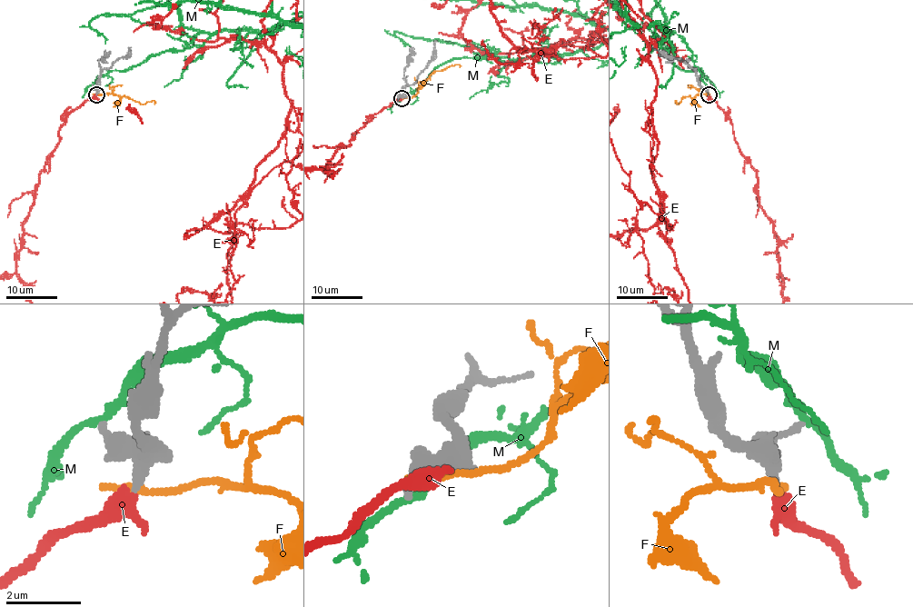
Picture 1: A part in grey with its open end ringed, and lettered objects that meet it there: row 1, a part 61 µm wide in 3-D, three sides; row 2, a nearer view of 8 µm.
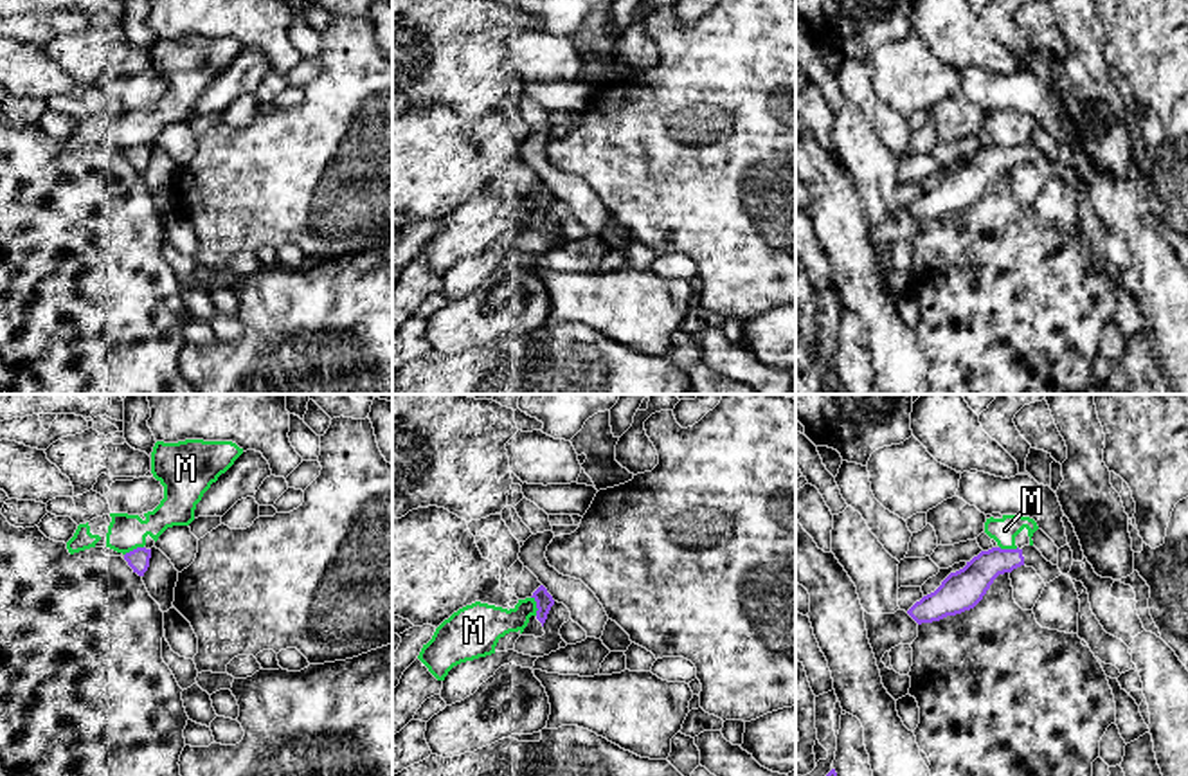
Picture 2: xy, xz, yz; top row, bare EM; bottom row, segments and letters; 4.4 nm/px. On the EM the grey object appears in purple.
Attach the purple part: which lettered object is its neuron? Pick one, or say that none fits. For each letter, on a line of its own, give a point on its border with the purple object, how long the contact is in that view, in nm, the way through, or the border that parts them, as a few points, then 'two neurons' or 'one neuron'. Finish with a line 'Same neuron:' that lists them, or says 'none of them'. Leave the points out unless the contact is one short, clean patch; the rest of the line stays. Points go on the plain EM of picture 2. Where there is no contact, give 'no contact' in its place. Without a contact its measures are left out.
E: no contact; one neuron
F: no contact; two neurons
M: contact xz (537, 202); length 90 nm; two neurons
Same neuron: E

